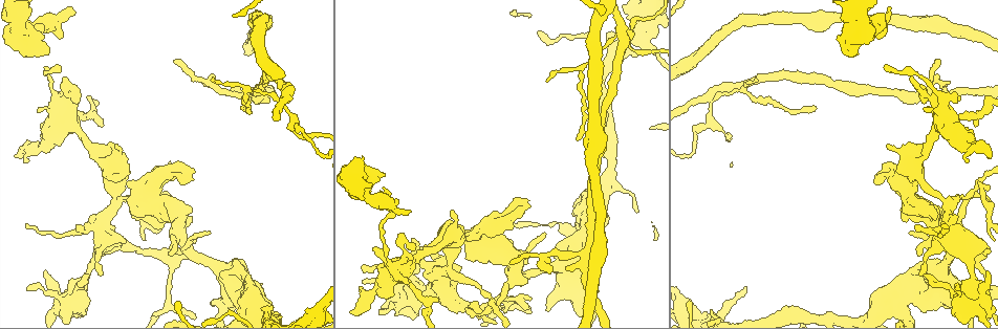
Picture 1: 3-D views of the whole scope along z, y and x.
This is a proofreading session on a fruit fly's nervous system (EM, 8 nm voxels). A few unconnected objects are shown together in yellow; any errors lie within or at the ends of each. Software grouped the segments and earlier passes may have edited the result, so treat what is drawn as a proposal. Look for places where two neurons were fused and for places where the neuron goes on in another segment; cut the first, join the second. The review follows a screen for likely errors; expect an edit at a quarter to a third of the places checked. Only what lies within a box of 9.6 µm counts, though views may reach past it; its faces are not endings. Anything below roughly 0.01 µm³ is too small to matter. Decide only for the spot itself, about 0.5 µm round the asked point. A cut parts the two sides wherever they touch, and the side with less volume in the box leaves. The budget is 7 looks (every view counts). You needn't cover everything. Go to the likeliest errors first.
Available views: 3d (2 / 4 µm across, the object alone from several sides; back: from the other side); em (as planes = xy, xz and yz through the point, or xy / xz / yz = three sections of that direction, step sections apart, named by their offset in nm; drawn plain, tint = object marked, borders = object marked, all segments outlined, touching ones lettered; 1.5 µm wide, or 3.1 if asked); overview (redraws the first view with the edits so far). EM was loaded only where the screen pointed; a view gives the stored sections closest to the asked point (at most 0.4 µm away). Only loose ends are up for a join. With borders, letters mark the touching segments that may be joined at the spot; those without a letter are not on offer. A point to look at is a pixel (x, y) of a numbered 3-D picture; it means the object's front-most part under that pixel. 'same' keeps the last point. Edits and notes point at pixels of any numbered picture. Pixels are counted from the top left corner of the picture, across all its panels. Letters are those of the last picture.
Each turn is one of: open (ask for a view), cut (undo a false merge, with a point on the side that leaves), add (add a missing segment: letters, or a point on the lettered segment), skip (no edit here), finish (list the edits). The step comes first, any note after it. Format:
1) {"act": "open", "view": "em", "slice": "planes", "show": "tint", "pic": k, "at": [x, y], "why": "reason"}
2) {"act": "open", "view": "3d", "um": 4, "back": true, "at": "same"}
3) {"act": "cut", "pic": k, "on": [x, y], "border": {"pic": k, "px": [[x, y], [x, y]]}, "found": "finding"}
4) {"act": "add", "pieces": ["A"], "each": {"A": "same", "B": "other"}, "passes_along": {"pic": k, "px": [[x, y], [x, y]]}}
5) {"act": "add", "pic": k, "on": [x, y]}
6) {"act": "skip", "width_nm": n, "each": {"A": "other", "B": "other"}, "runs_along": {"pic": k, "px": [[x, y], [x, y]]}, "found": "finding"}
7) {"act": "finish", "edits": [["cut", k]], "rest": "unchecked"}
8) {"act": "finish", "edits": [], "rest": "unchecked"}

{"act": "open", "view": "3d", "um": 2, "pic": 1, "at": [282, 98]}

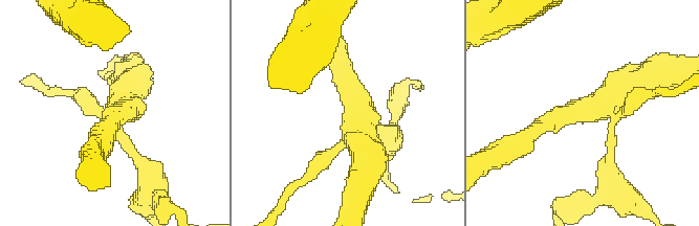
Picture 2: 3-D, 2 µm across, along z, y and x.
{"act": "open", "view": "em", "slice": "xz", "step": 8, "show": "tint", "pic": 2, "at": [115, 101], "arms": 4}

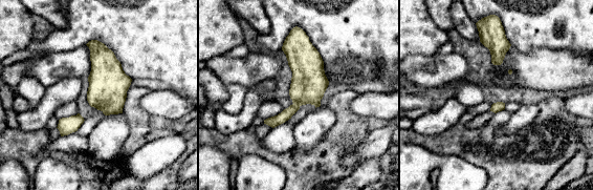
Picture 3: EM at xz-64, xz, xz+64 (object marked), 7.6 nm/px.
{"act": "open", "view": "em", "slice": "planes", "show": "borders", "at": "same", "why": "cut it another way"}

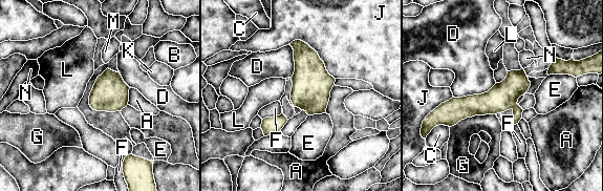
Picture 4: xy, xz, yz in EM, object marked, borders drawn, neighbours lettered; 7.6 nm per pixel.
{"act": "cut", "pic": 4, "on": [517, 111], "longest_contact_nm": ["J", 440], "each": {"A": "other", "B": "other", "C": "other", "D": "other", "E": "other", "F": "other", "G": "other", "J": "other", "K": "other", "L": "other", "M": "other", "N": "other"}, "border": {"pic": 4, "px": [[517, 104], [513, 109]]}, "found": "two neurons meet here"}

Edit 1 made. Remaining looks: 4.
{"act": "open", "view": "overview"}

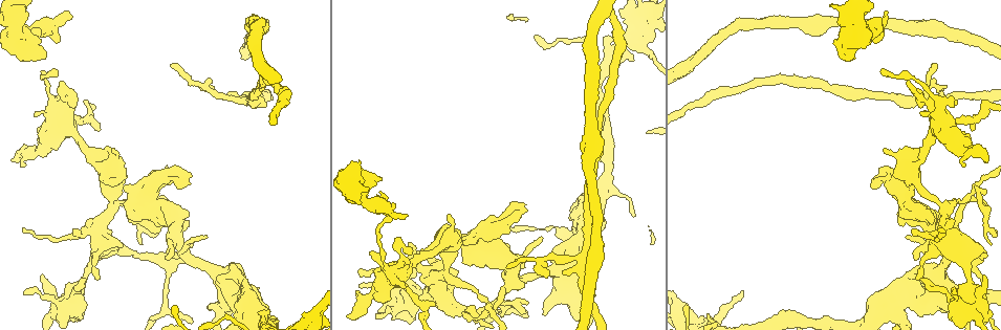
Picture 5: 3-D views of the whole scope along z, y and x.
{"act": "open", "view": "3d", "um": 4, "pic": 5, "at": [381, 179], "why": "stops while still wide"}

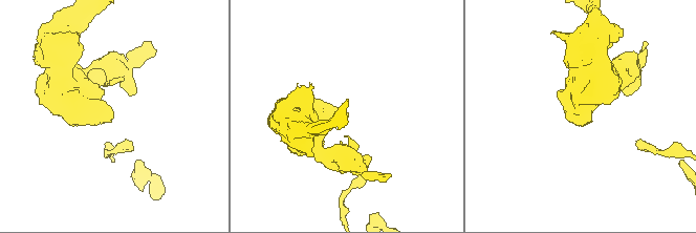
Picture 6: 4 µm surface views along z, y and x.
{"act": "open", "view": "em", "slice": "planes", "show": "tint", "pic": 6, "at": [110, 113], "why": "need the tissue"}

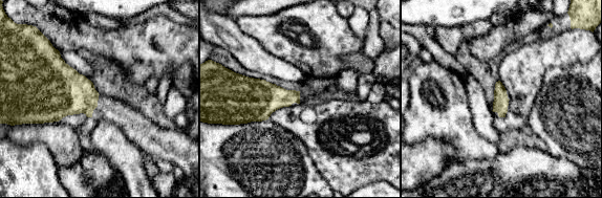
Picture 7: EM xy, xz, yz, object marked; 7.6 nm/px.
{"act": "open", "view": "em", "slice": "planes", "show": "borders", "at": "same", "why": "see the neighbours"}

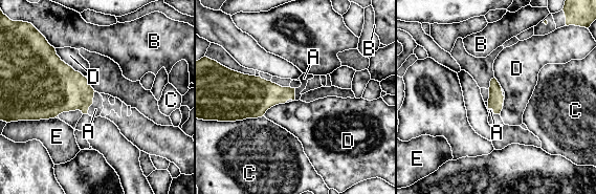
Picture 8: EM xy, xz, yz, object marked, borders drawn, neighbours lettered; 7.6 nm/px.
{"act": "add", "pic": 8, "on": [95, 109], "each": {"A": "same", "B": "other", "C": "other", "D": "other", "E": "other"}, "passes_along": {"pic": 8, "px": [[63, 89], [92, 103], [95, 109]]}, "found": "the neuron continues"}

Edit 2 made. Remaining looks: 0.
{"act": "finish", "edits": [["cut", 4], ["add", 8]], "rest": "unchecked"}

